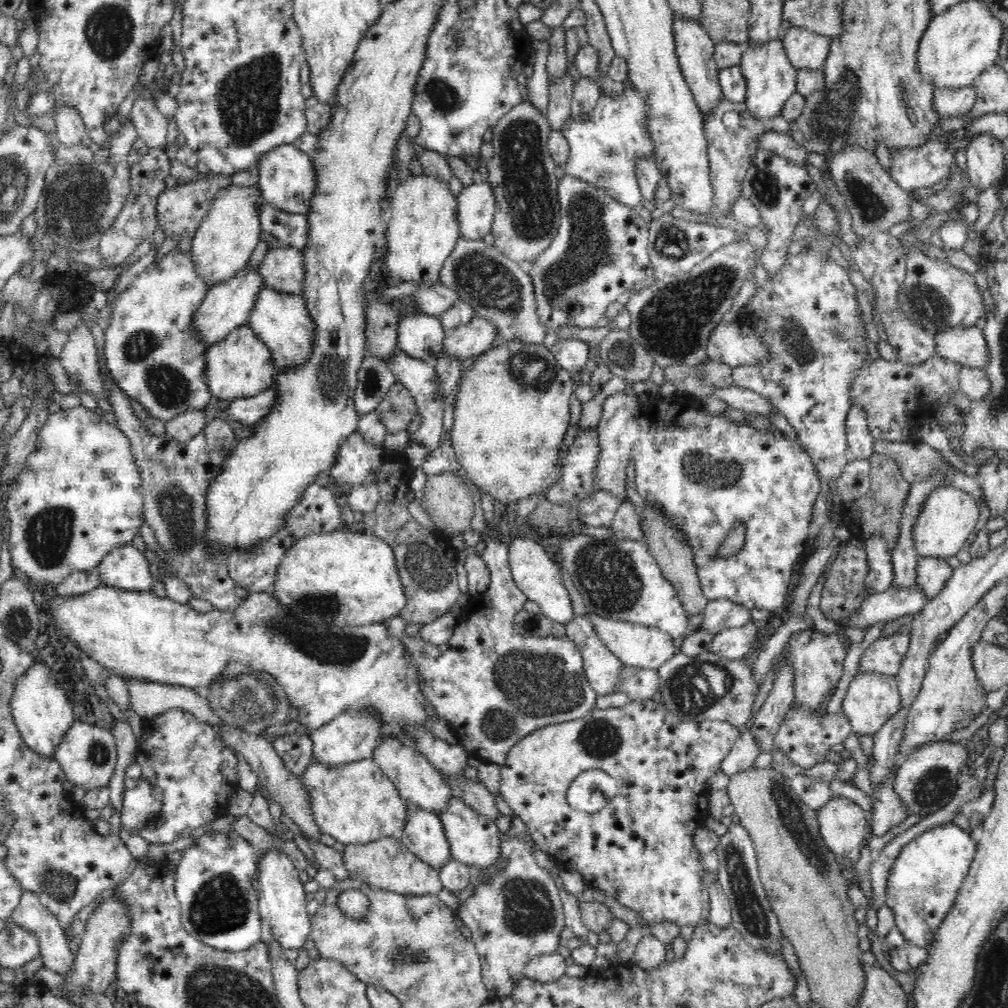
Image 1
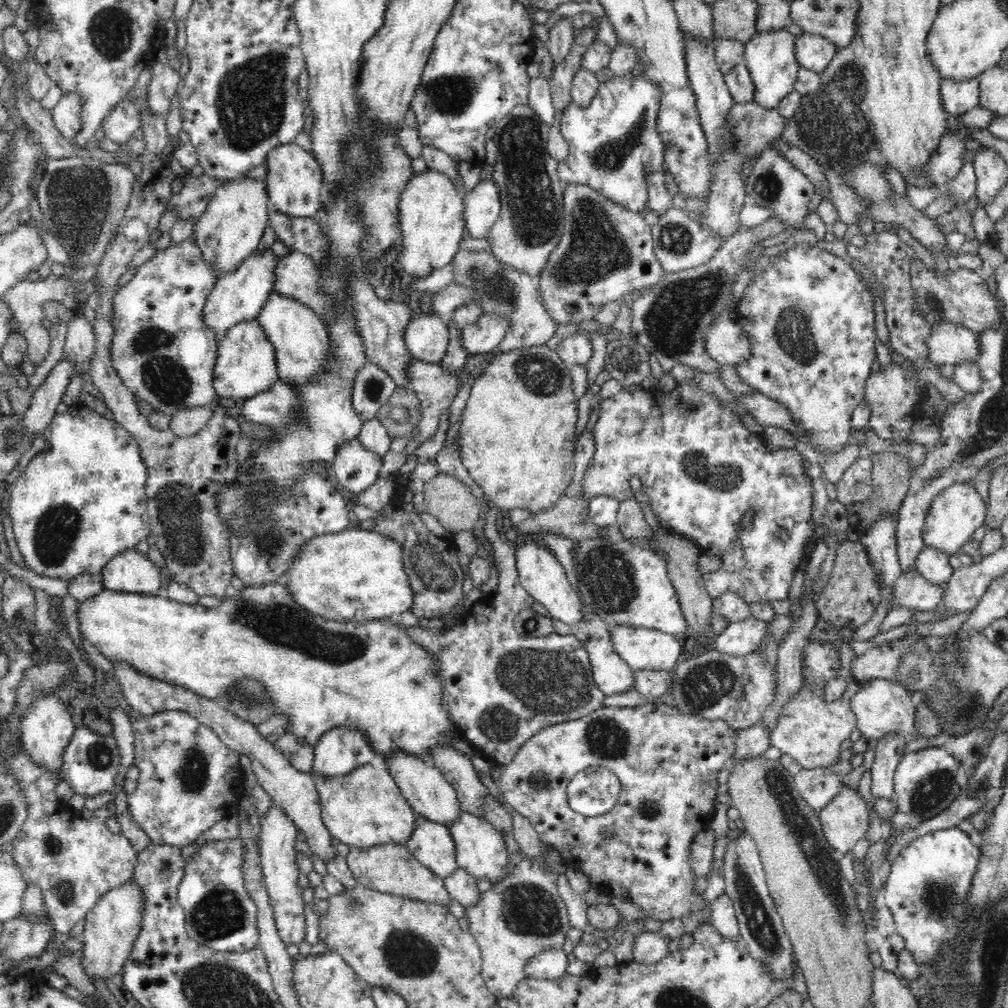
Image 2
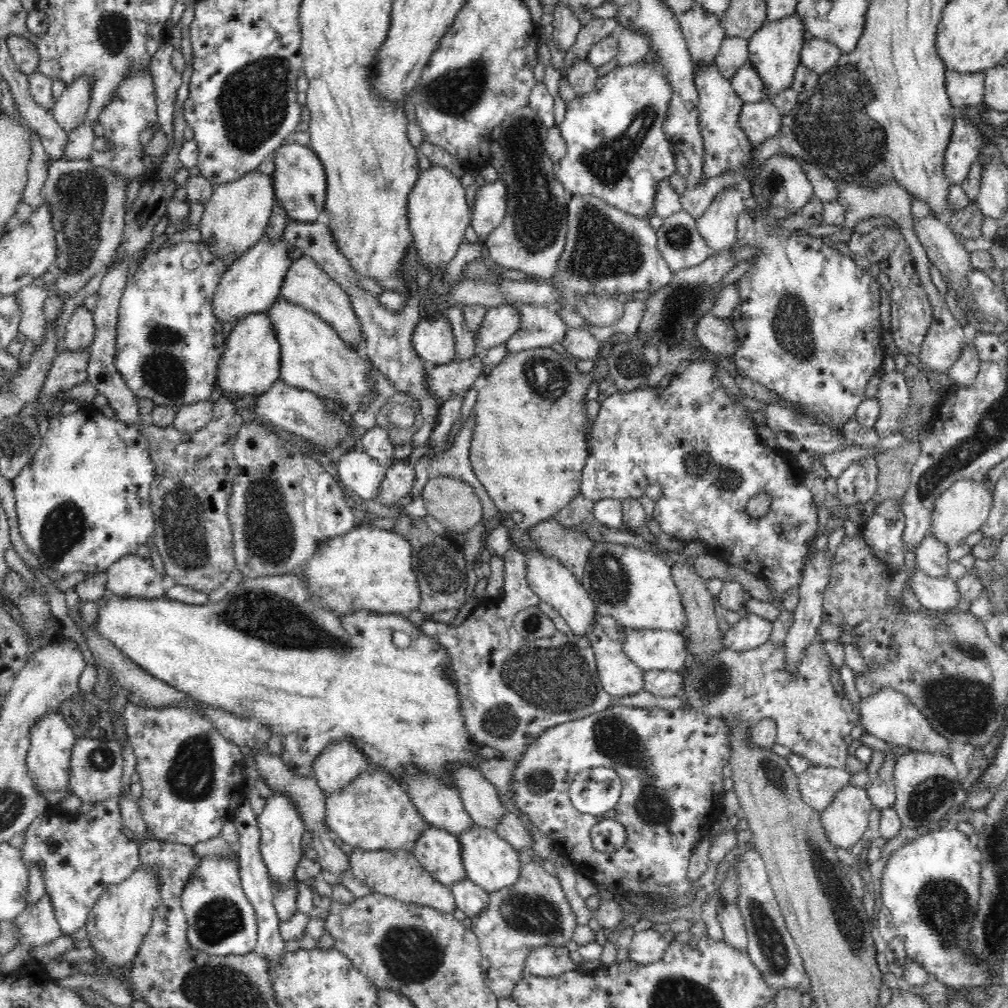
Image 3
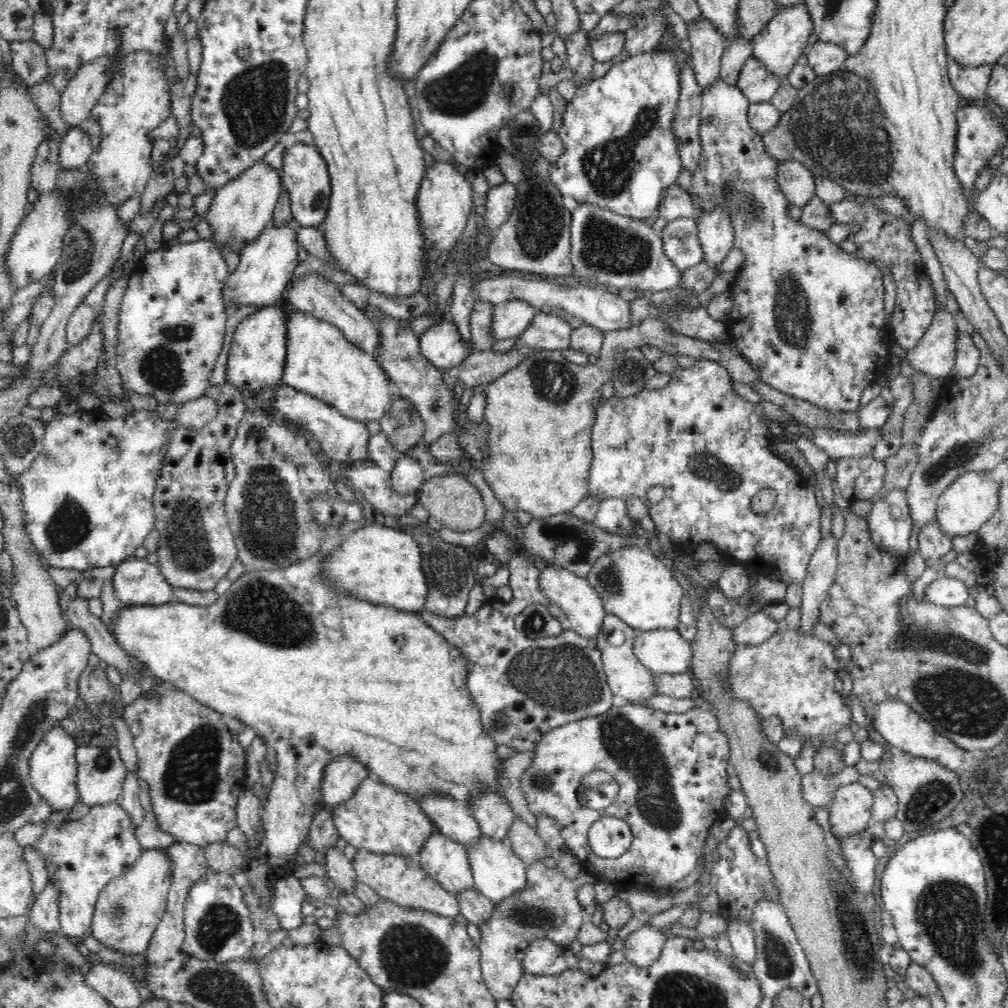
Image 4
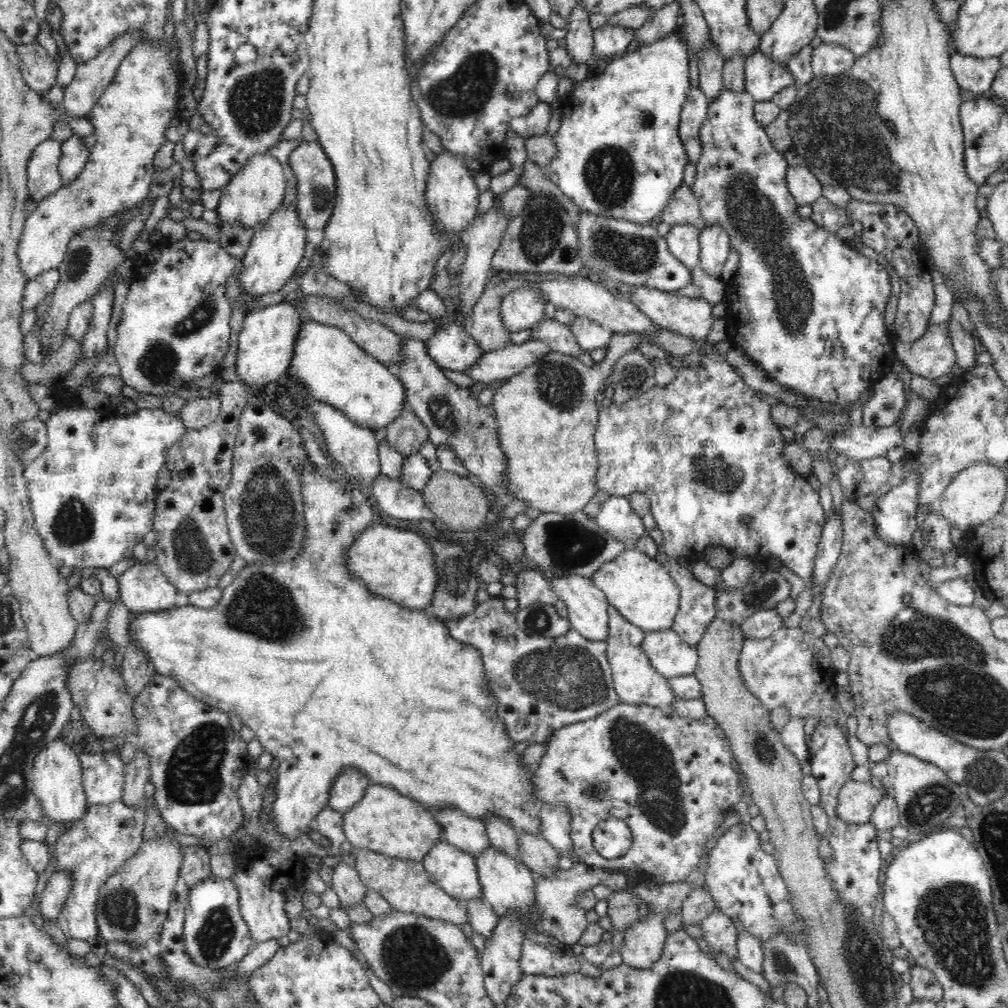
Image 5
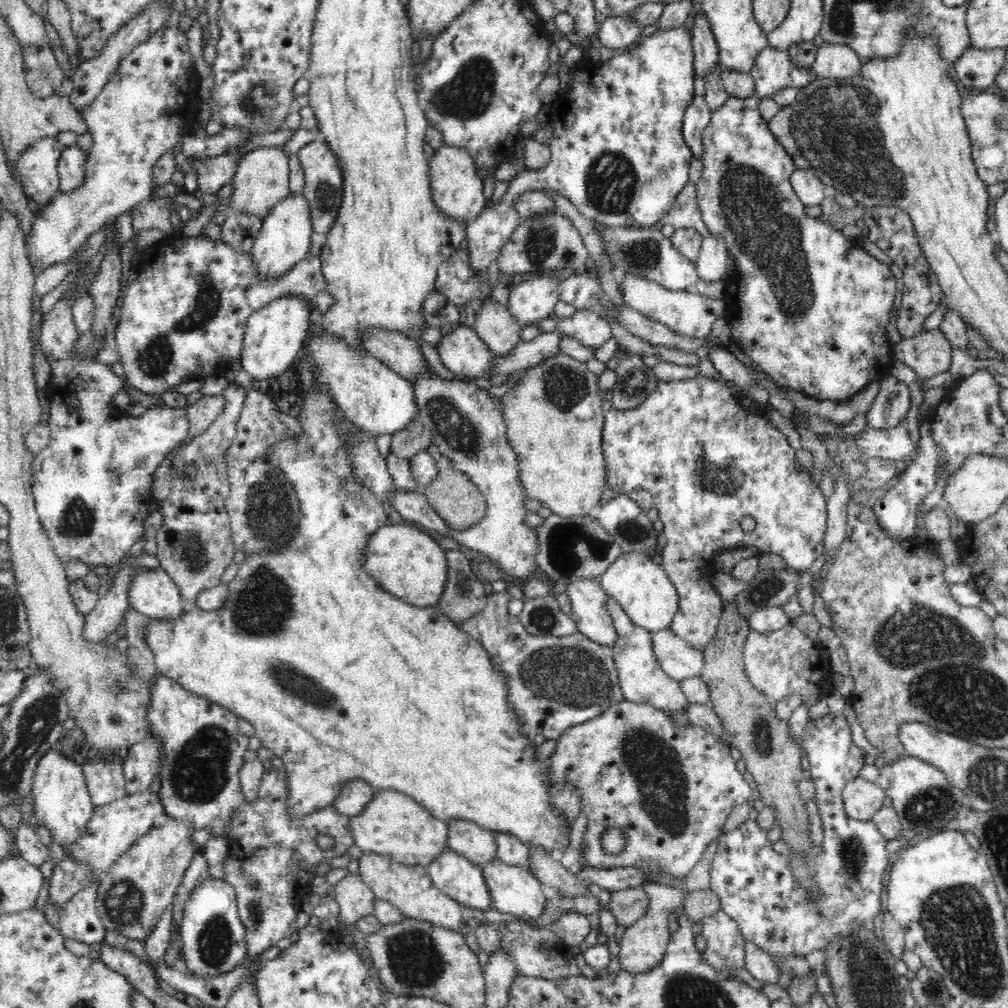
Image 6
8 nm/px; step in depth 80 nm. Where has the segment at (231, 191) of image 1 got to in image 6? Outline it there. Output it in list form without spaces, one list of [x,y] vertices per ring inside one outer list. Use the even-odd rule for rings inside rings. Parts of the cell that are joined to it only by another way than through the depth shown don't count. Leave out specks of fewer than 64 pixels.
[[[283,146],[260,147],[246,153],[233,176],[233,192],[230,195],[225,213],[243,212],[244,214],[256,214],[264,218],[270,214],[270,210],[290,195],[289,184],[289,156],[284,153]]]

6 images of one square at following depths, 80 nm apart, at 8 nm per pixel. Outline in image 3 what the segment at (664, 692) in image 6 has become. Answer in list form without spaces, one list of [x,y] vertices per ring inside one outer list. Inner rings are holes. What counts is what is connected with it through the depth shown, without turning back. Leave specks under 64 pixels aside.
[[[598,621],[593,624],[593,627],[585,634],[585,637],[590,641],[590,646],[593,648],[602,688],[608,694],[617,698],[644,691],[644,670],[636,666],[628,658],[628,655],[624,652],[622,641],[612,640]]]

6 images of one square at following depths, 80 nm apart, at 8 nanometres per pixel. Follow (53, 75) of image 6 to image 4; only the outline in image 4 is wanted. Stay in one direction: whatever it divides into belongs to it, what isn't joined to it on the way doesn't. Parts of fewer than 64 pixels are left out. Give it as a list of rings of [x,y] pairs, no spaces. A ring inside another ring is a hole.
[[[10,41],[11,66],[14,72],[24,79],[29,87],[37,82],[43,81],[48,73],[48,63],[46,63],[45,49],[36,41]]]

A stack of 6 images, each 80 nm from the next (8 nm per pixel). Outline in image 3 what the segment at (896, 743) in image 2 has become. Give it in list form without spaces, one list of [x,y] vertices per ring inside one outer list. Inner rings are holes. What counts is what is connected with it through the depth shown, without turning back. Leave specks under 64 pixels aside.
[[[884,753],[884,762],[878,769],[877,777],[872,780],[872,785],[867,790],[874,808],[880,812],[886,808],[895,808],[896,794],[893,773],[896,764],[896,754]]]

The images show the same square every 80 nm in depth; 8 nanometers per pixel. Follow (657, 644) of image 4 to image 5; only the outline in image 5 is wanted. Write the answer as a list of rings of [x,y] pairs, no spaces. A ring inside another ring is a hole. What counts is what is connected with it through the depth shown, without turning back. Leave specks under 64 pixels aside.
[[[645,631],[642,650],[658,674],[666,678],[692,675],[698,662],[697,647],[692,646],[674,631]]]

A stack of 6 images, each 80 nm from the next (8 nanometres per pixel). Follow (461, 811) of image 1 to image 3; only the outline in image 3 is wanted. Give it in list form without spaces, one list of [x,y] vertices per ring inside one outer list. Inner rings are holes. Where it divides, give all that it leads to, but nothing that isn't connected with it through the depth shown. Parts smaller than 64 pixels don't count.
[[[474,823],[469,829],[462,831],[457,839],[461,844],[461,855],[467,878],[486,893],[500,892],[502,888],[510,888],[518,882],[523,859],[497,831]]]

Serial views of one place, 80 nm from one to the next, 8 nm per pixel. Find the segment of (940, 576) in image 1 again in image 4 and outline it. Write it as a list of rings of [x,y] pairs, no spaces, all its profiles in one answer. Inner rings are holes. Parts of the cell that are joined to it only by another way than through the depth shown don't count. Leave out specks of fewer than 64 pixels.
[[[934,518],[919,532],[920,556],[925,560],[925,566],[935,568],[939,574],[943,572],[942,556],[953,550],[953,539],[940,527]]]

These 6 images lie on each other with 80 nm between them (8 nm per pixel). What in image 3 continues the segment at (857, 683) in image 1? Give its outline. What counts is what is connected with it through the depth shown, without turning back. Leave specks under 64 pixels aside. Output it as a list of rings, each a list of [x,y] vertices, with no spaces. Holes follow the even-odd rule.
[[[882,687],[875,695],[861,697],[859,707],[861,719],[859,724],[868,734],[877,736],[882,741],[893,746],[906,746],[912,752],[930,752],[944,754],[952,760],[949,742],[944,736],[936,732],[929,720],[920,712],[916,705],[910,702],[902,692],[890,687]]]

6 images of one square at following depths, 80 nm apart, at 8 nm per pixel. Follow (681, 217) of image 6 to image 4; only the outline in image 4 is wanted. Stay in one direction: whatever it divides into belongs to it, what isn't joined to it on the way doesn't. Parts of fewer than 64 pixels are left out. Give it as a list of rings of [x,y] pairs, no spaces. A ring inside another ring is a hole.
[[[682,169],[674,185],[670,185],[663,196],[655,217],[673,221],[680,217],[688,217],[698,222],[703,210],[696,210],[690,190],[693,184],[693,174]]]

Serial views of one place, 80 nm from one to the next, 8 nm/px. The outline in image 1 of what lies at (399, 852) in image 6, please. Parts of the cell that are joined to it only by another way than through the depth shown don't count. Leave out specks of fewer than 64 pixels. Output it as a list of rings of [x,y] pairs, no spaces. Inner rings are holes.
[[[310,760],[308,770],[300,775],[312,817],[321,832],[330,834],[342,844],[366,844],[382,837],[399,839],[408,820],[407,804],[388,776],[374,760],[358,760],[338,768]]]

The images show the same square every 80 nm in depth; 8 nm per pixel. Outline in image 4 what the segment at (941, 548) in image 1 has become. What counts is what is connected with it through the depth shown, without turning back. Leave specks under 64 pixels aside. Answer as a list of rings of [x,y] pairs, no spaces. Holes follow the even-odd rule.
[[[966,472],[939,496],[935,519],[939,527],[950,537],[968,536],[976,532],[996,512],[1000,486],[987,472]]]

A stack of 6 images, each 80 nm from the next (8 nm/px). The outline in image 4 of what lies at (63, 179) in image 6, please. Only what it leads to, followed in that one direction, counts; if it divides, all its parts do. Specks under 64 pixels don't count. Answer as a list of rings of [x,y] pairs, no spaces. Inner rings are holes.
[[[72,127],[59,143],[60,167],[75,169],[87,165],[94,149],[91,136],[84,129]]]

